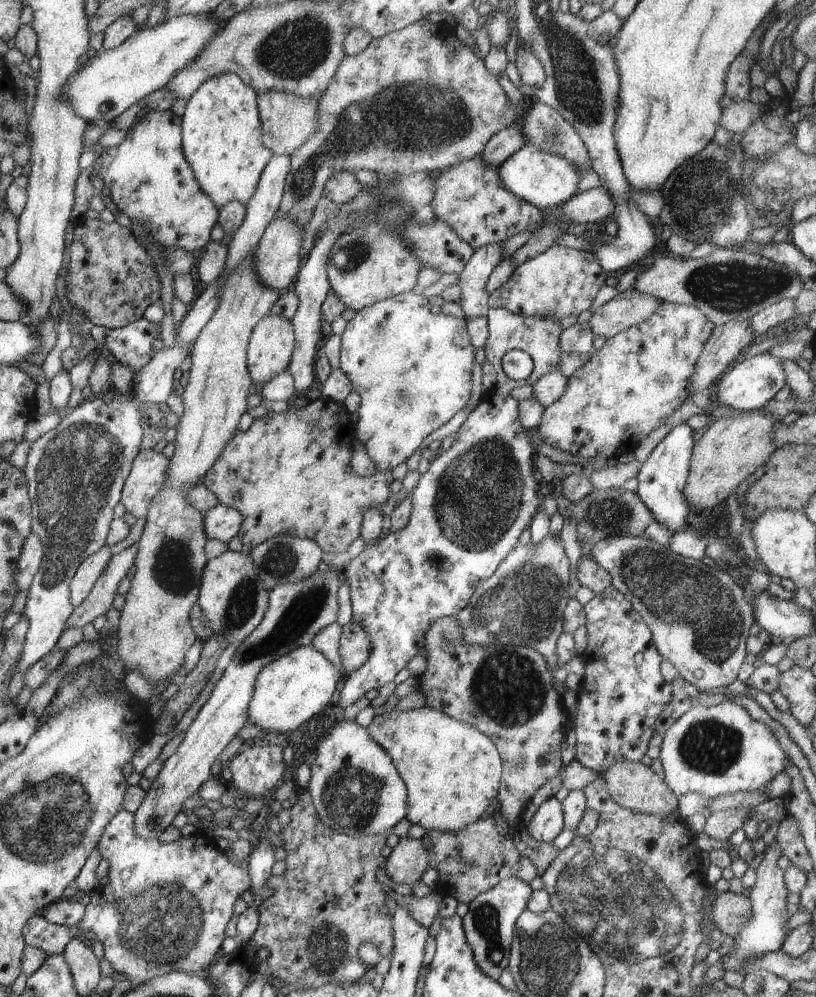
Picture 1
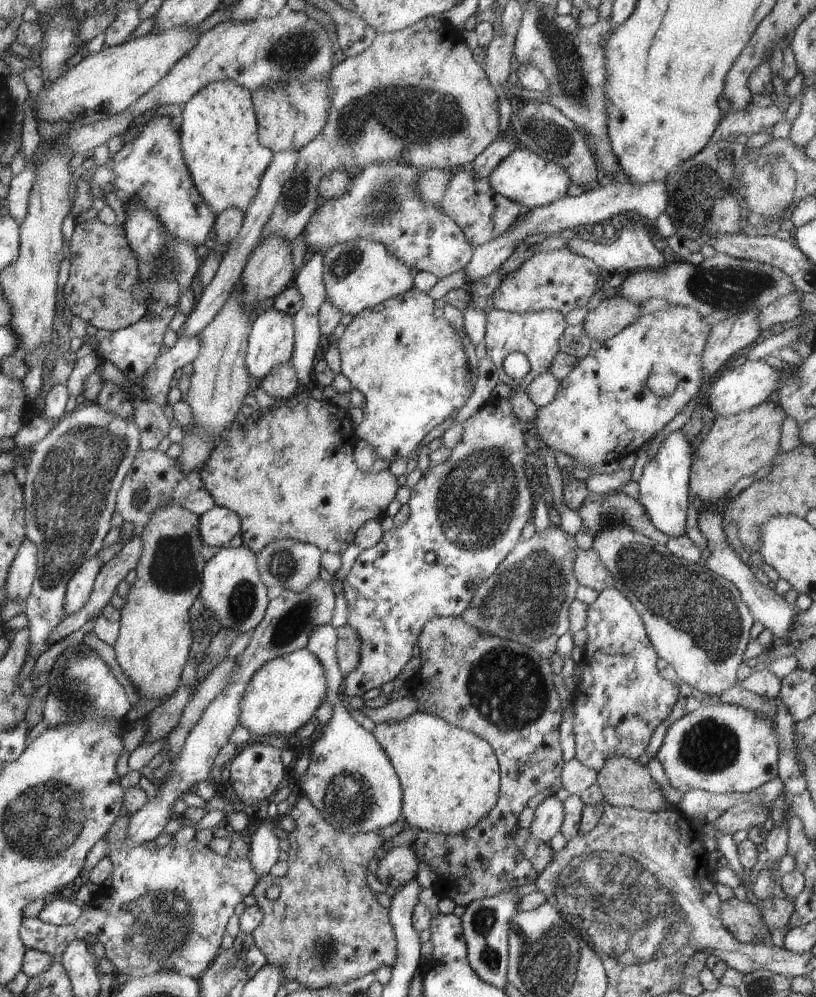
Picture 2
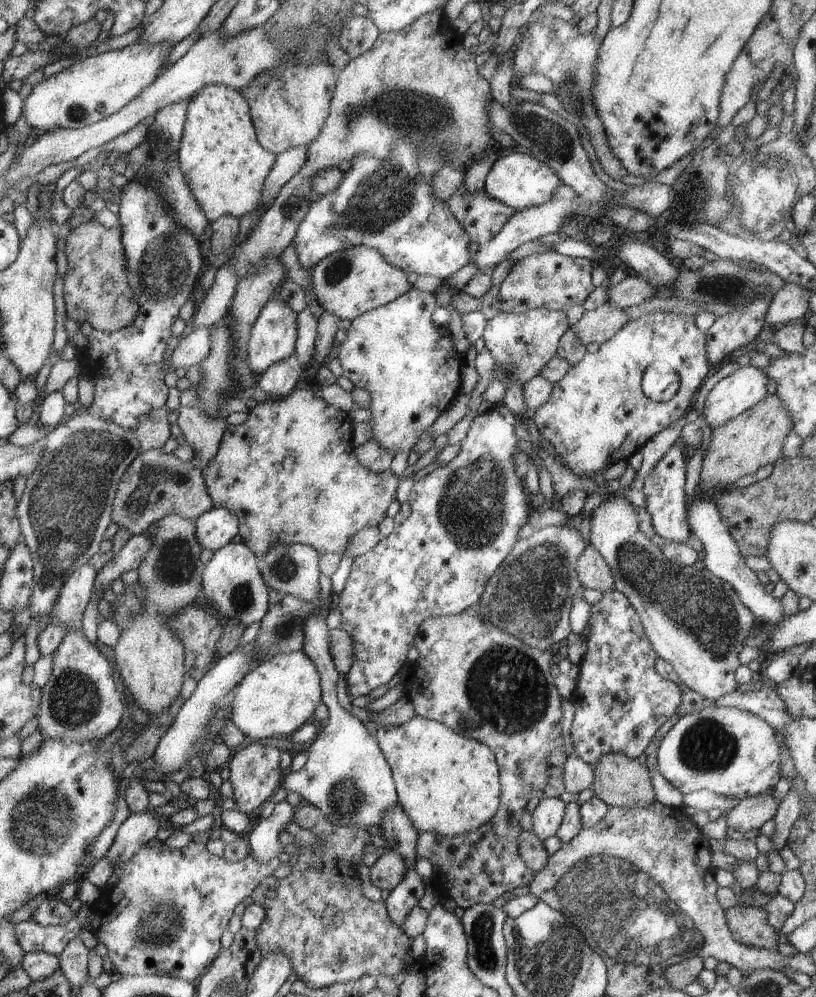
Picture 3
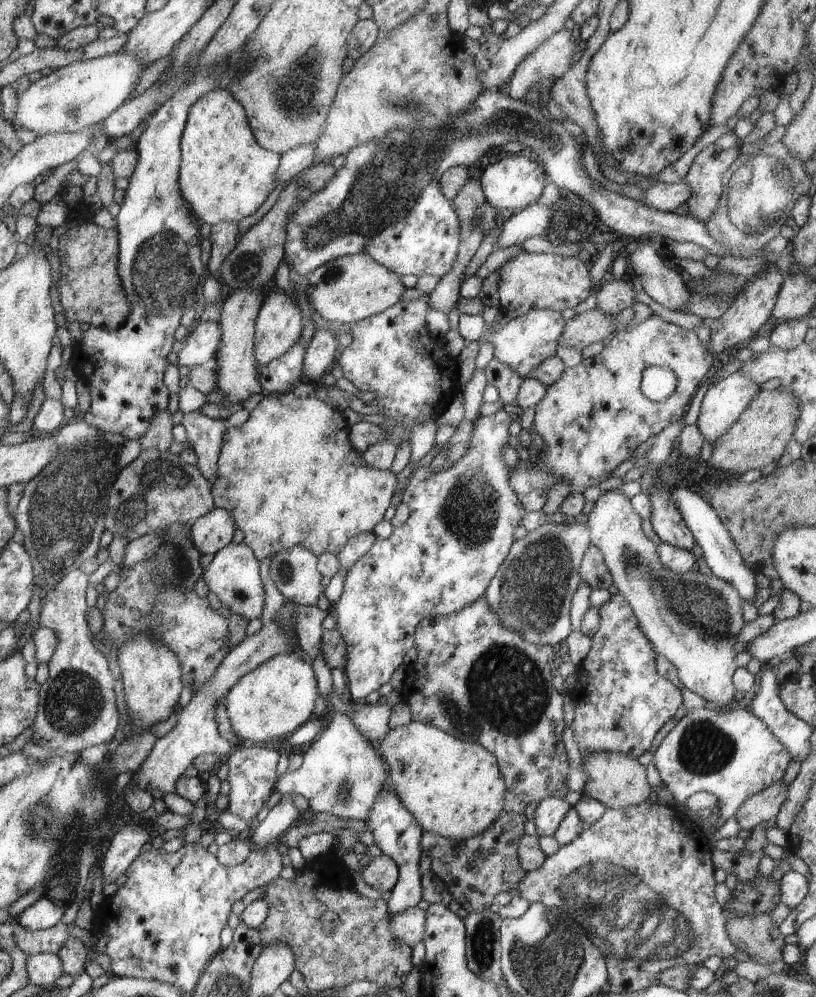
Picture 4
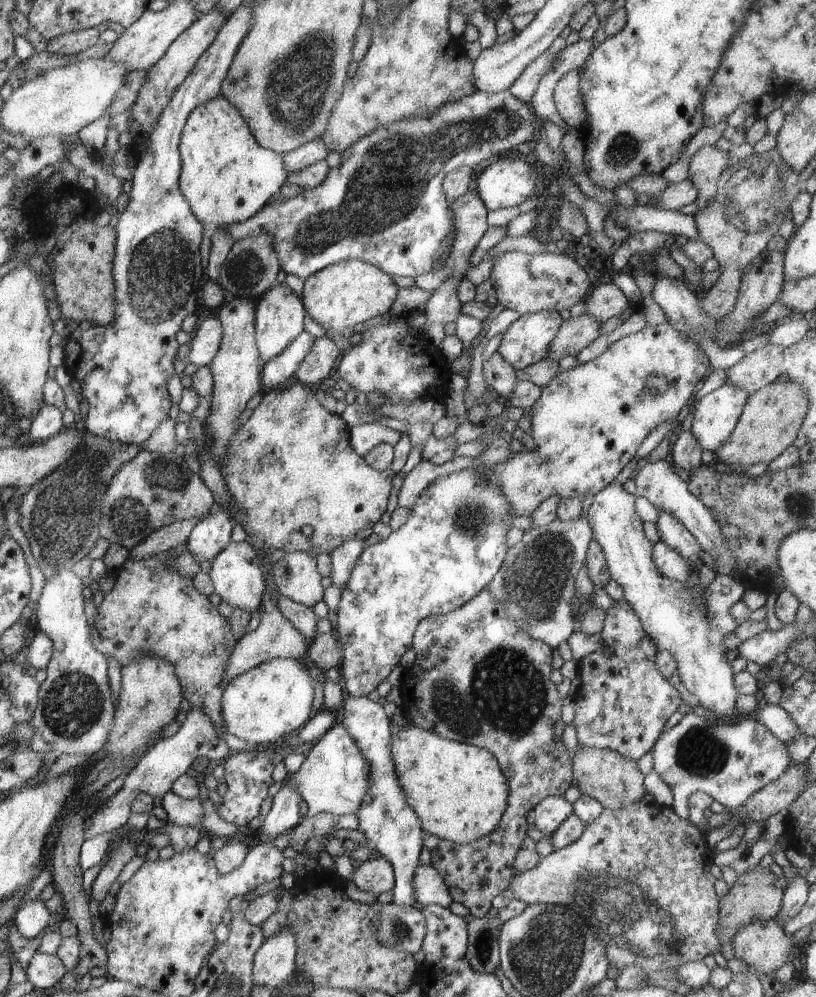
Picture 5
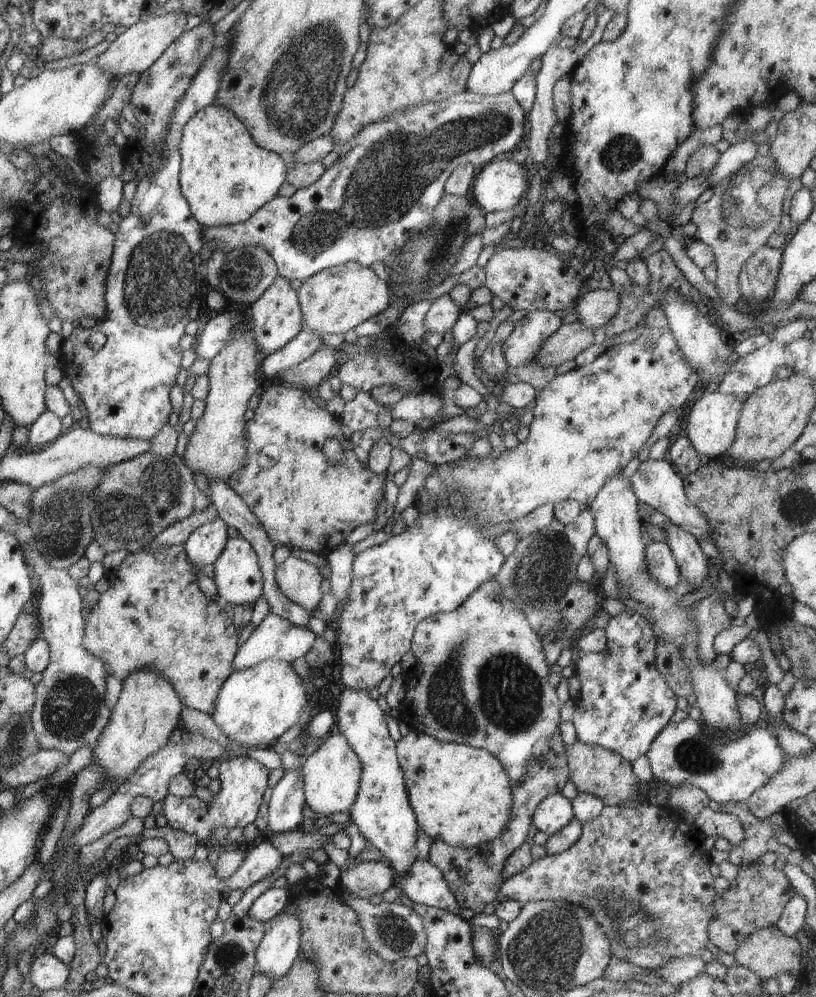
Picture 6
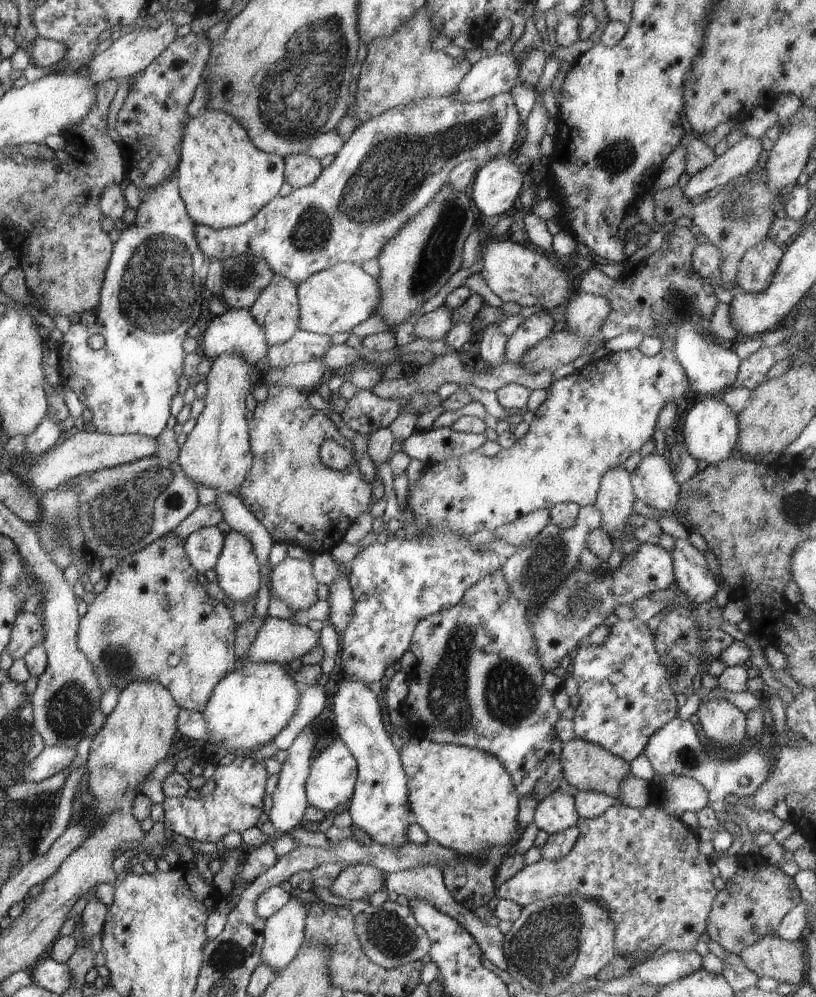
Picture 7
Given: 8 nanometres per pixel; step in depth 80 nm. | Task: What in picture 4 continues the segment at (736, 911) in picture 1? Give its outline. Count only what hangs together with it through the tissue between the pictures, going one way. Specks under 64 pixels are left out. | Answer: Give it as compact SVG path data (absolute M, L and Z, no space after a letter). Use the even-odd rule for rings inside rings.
M765 914L728 916L726 929L728 938L748 956L756 958L762 965L783 960L782 951L786 942L780 934L778 924Z

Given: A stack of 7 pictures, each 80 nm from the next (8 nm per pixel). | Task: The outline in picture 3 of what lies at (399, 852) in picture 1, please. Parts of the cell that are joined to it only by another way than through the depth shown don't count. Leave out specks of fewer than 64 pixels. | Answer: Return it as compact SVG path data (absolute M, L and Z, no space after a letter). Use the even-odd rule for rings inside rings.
M387 847L380 851L380 857L370 868L370 880L372 885L381 891L392 891L406 878L406 870L408 870L406 860L398 852L393 852Z

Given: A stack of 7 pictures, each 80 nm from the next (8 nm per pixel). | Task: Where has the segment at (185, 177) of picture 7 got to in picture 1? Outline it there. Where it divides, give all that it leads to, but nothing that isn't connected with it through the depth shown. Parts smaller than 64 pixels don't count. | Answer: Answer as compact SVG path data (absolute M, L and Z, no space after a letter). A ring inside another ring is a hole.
M226 72L220 76L212 76L206 82L202 82L202 85L190 96L181 118L182 151L203 192L210 196L219 208L231 203L232 200L247 204L256 191L266 164L273 156L273 153L263 146L256 90L244 84L244 80L235 73Z

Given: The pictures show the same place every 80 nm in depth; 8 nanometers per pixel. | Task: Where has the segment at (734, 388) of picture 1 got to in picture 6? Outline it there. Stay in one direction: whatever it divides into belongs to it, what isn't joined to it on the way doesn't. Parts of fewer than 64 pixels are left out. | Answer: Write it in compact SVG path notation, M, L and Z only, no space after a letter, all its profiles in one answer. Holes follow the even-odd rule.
M721 392L705 393L694 402L686 422L686 436L692 448L710 459L722 459L734 442L737 422L742 408L742 398Z

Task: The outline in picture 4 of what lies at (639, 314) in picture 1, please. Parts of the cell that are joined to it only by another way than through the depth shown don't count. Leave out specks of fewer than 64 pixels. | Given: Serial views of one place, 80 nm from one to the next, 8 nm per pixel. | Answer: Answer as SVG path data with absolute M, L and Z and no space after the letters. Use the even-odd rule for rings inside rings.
M594 309L566 321L559 344L583 351L594 342L606 342L615 329L614 315Z

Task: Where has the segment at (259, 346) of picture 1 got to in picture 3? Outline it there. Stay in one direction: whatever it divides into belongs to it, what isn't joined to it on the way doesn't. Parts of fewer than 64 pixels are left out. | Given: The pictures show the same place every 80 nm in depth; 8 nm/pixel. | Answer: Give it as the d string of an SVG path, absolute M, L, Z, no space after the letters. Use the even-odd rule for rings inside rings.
M278 295L272 297L268 304L262 308L252 330L250 330L248 348L246 348L246 362L248 362L248 368L252 372L262 373L272 365L290 358L295 353L297 319L297 313L288 304L284 304L284 300L280 300Z

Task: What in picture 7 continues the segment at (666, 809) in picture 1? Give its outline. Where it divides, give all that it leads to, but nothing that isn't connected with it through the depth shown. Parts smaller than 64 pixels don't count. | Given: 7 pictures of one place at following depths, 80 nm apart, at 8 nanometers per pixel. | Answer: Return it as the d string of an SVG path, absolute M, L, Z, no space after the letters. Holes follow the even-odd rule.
M574 737L563 742L560 751L563 778L580 791L598 791L616 797L619 793L620 781L630 773L630 763L614 756L600 745Z

